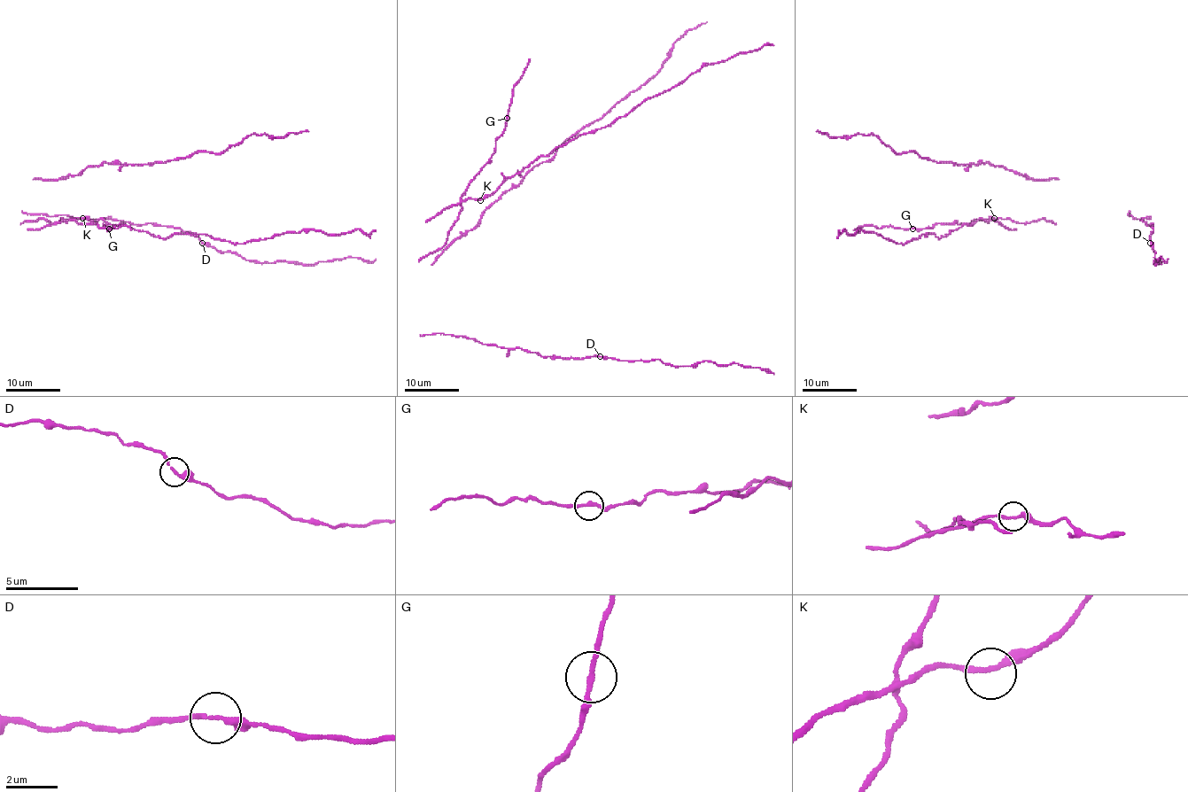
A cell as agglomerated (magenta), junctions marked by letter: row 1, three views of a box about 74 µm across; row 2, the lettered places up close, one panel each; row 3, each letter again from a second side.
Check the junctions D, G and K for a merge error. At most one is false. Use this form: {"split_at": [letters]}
{"split_at": []}

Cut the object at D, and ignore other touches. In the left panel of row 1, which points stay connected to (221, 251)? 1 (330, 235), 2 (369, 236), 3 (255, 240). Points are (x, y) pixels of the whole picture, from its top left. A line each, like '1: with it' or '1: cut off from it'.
1: cut off from it
2: cut off from it
3: cut off from it

